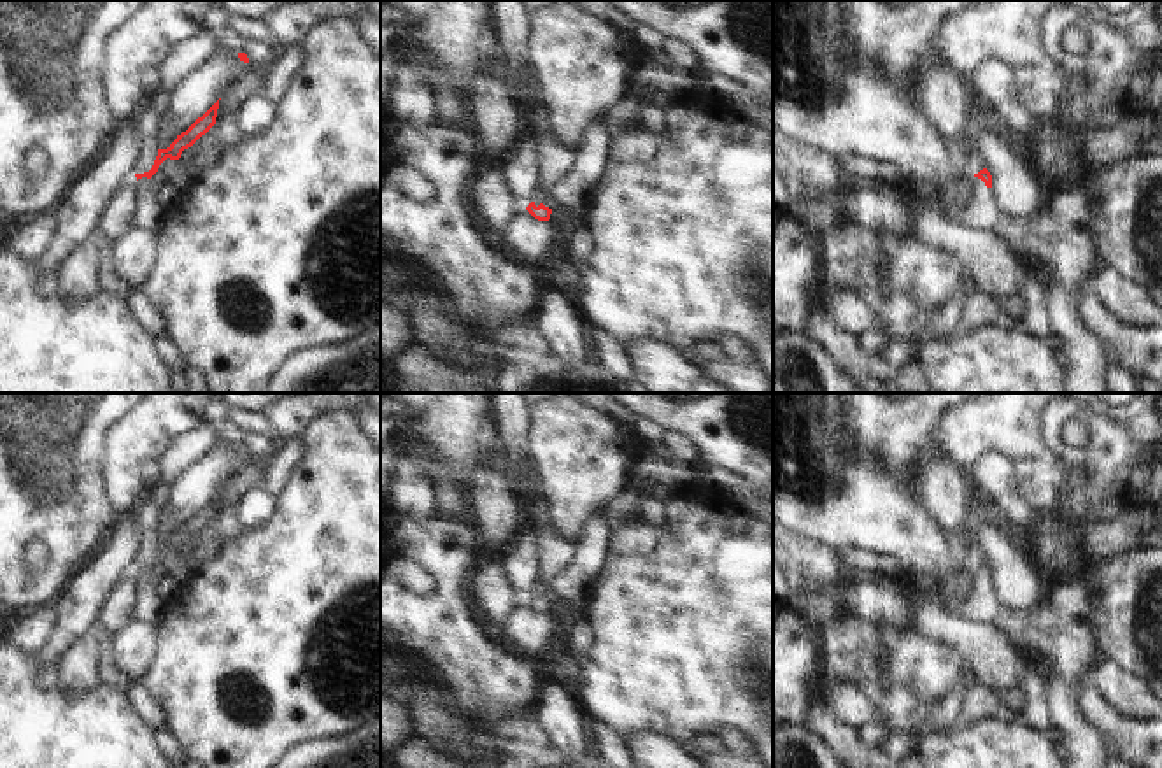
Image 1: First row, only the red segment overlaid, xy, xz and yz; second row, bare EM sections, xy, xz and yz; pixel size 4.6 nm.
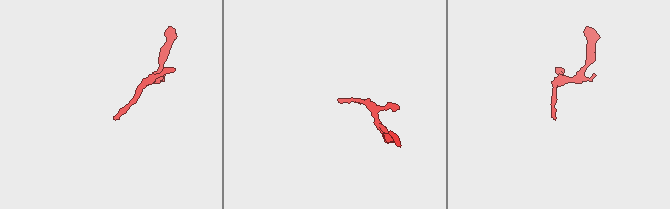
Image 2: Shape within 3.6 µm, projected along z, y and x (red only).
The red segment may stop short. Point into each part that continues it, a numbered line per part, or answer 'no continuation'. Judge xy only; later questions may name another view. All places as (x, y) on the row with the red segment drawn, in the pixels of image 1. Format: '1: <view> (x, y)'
1: xy (148, 211)

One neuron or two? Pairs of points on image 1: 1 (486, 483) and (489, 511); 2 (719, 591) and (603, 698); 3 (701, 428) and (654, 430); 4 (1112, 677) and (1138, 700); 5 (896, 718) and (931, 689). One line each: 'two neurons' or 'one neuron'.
1: one neuron
2: one neuron
3: two neurons
4: one neuron
5: two neurons

